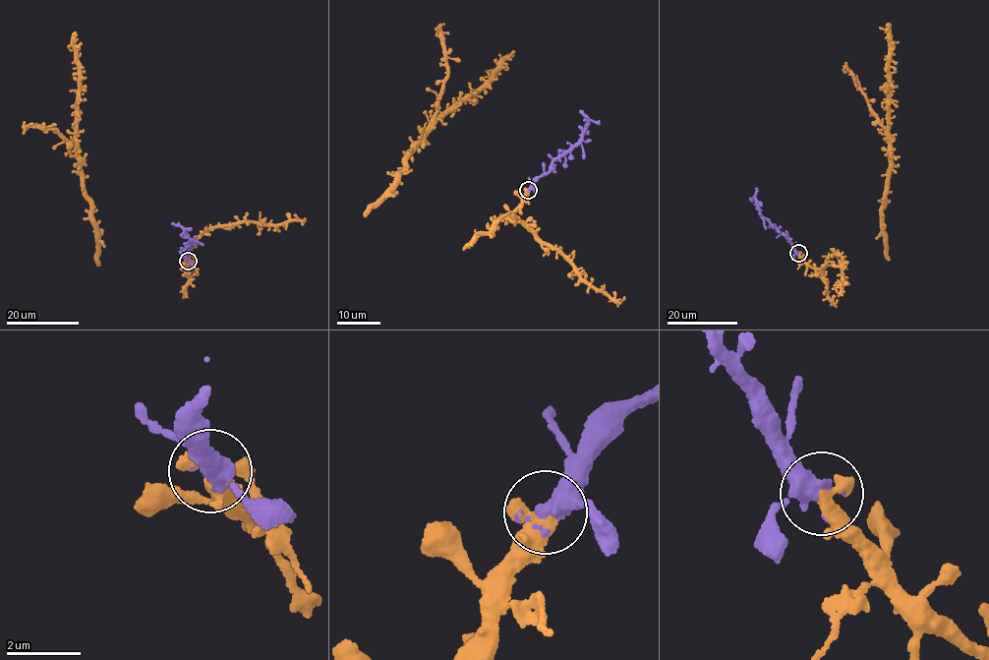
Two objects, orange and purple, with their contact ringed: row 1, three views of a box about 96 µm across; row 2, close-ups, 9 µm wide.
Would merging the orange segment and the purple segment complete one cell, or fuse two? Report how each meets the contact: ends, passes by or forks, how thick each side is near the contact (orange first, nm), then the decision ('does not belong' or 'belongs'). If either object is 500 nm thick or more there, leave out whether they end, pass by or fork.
orange passes by | purple passes by | 380/380 nm | belongs

